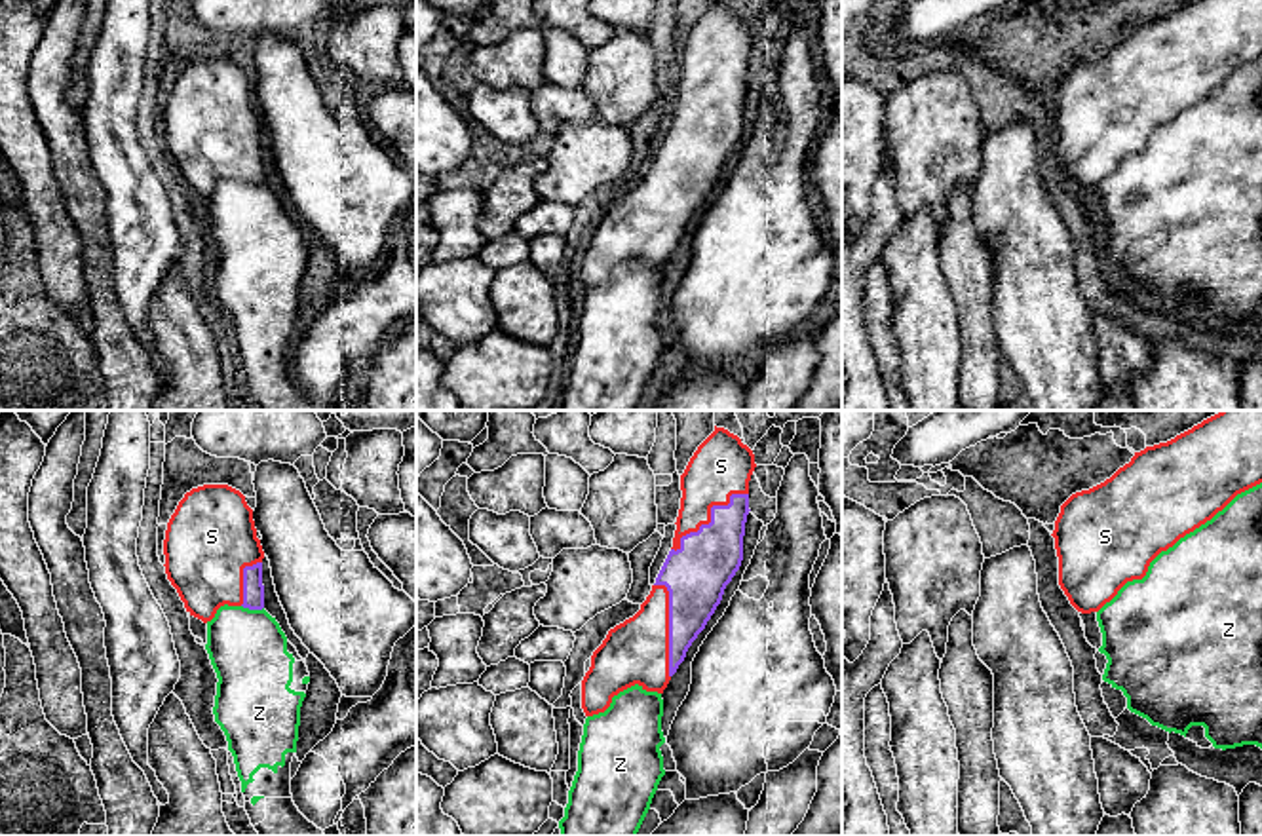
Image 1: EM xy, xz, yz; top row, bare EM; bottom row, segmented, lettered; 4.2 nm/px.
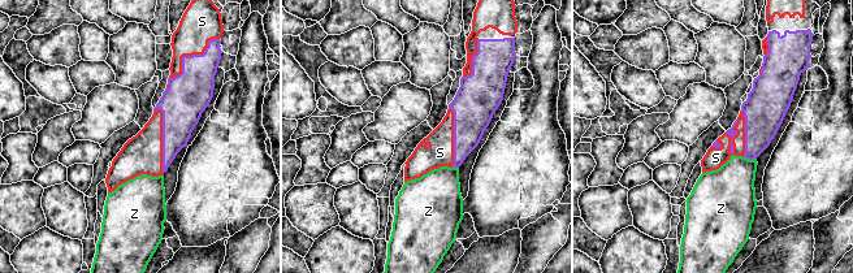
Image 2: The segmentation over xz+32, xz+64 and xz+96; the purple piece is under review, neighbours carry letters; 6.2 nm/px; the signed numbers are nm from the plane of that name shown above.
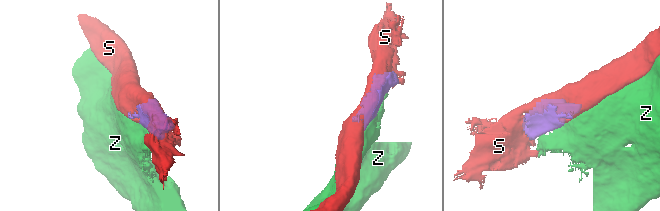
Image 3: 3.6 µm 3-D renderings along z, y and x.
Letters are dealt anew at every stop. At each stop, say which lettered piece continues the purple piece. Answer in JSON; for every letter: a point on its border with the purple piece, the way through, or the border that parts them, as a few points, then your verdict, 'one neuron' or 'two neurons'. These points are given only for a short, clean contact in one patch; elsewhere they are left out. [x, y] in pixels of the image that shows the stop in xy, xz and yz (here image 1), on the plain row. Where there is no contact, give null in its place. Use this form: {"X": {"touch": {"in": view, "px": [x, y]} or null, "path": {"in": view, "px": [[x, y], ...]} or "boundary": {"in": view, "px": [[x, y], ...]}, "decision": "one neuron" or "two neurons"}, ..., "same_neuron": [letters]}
{"S": {"touch": {"in": "xz", "px": [711, 92]}, "decision": "one neuron"}, "Z": {"touch": {"in": "xy", "px": [253, 183]}, "decision": "two neurons"}, "same_neuron": ["S"]}

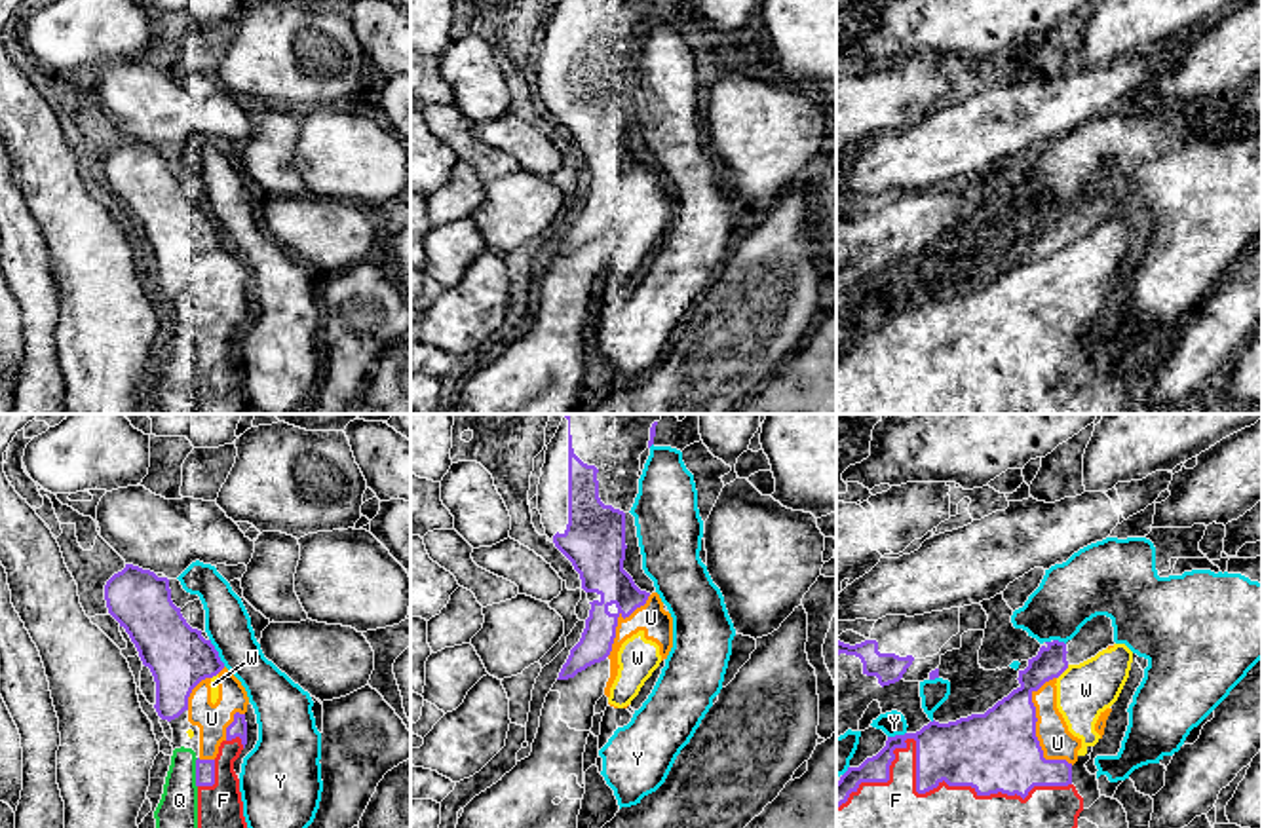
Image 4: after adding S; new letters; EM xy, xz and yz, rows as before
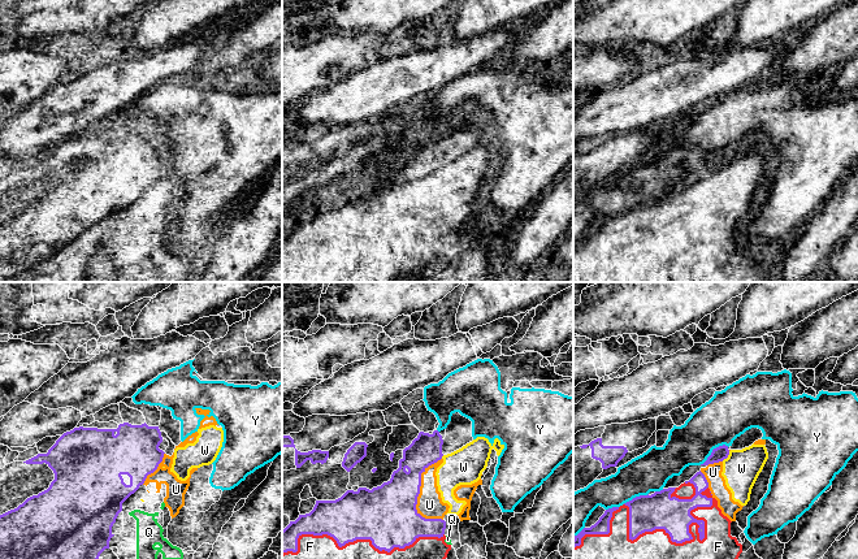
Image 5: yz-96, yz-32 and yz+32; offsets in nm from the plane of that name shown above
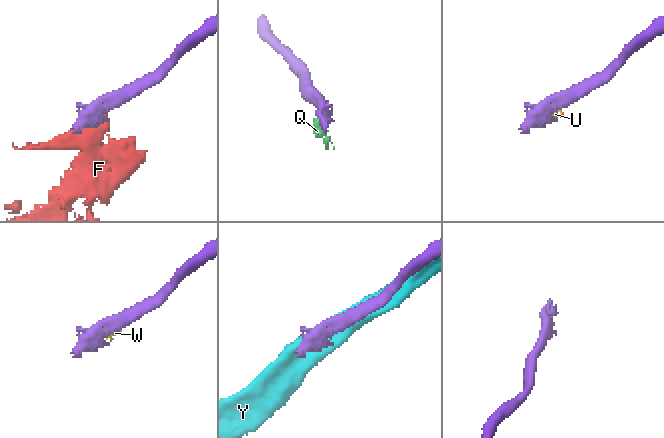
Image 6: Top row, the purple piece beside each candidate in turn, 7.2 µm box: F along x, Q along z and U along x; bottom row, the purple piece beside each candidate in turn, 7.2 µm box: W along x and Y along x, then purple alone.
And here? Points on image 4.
{"F": {"touch": {"in": "yz", "px": [917, 363]}, "decision": "two neurons"}, "Q": {"touch": {"in": "xy", "px": [196, 348]}, "decision": "two neurons"}, "U": {"touch": {"in": "yz", "px": [1034, 302]}, "decision": "two neurons"}, "W": {"touch": {"in": "yz", "px": [1063, 245]}, "decision": "two neurons"}, "Y": {"touch": {"in": "xy", "px": [217, 226]}, "decision": "two neurons"}, "same_neuron": []}

